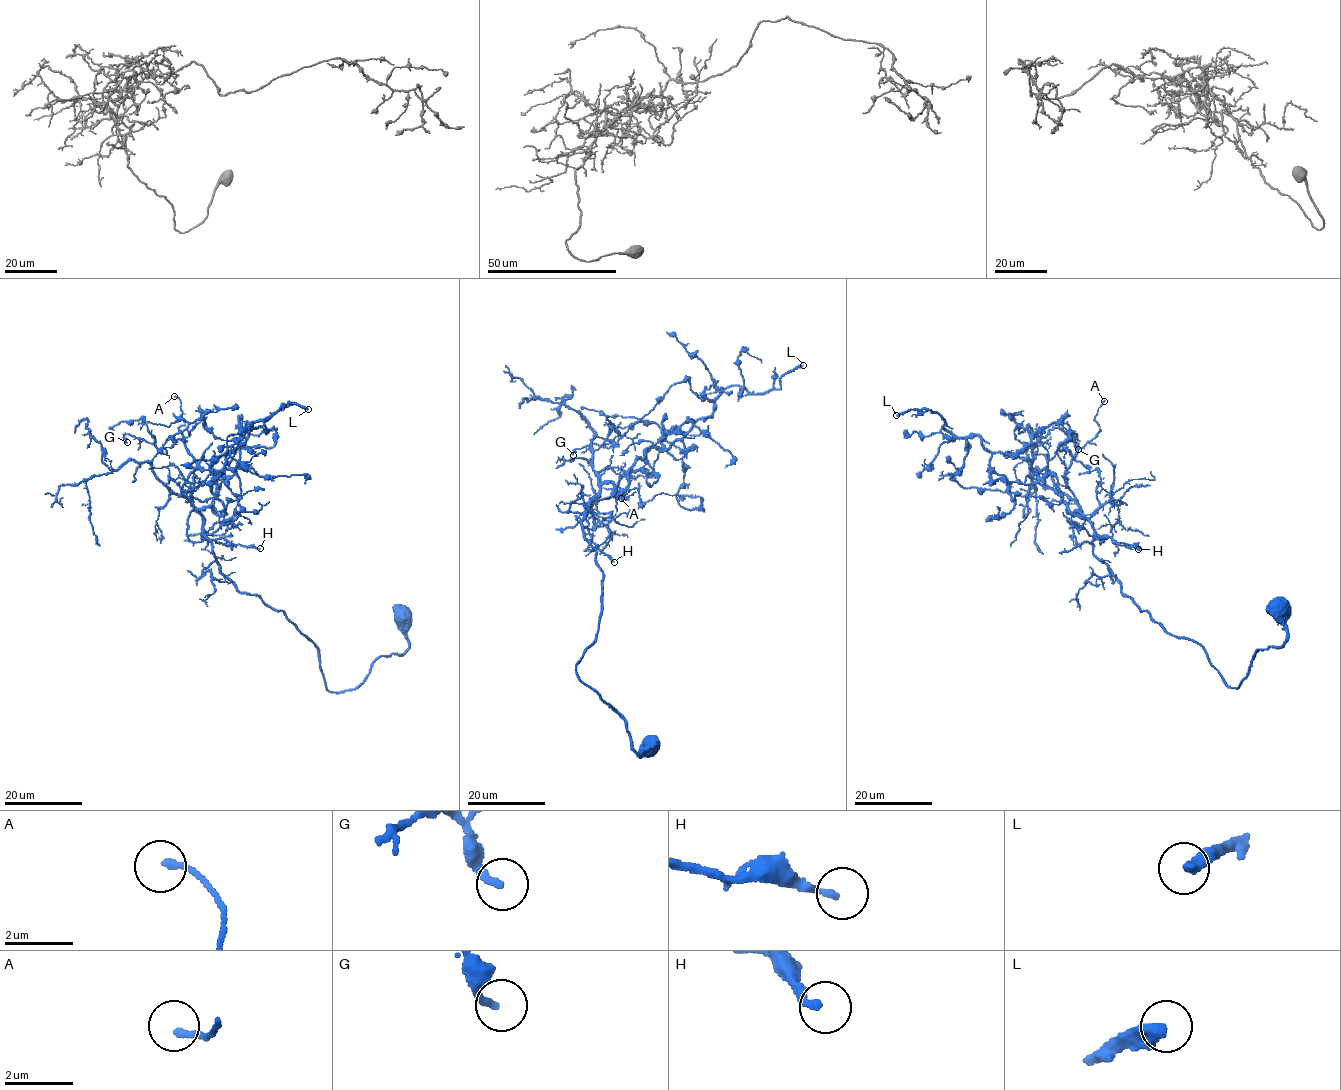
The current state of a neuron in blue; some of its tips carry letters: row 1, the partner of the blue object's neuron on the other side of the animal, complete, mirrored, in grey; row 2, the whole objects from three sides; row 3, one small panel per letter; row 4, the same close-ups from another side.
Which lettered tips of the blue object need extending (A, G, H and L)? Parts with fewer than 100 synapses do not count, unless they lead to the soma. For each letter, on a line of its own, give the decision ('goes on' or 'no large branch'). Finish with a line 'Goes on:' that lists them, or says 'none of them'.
A: no large branch
G: no large branch
H: no large branch
L: goes on
Goes on: L

